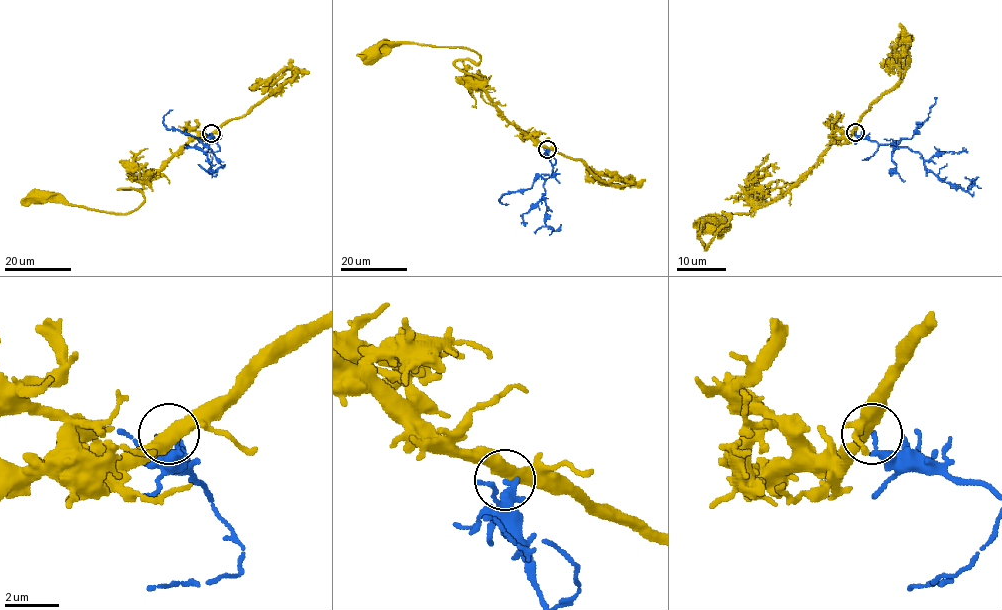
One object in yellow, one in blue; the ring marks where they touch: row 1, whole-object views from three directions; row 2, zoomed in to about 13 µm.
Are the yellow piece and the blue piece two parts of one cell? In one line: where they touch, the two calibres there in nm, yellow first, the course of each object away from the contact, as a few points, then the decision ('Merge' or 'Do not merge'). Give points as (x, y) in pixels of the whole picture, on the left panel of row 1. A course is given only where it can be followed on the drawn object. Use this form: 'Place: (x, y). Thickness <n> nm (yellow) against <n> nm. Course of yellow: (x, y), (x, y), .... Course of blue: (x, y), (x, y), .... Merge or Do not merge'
Place: (211, 133). Thickness 480 nm (yellow) against 160 nm. Course of yellow: (211, 133), (191, 138), (142, 188), (118, 189), (134, 187), (142, 194), (144, 201), (125, 213), (35, 197). Course of blue: (211, 133), (217, 142), (208, 145), (208, 172), (215, 172), (225, 164). Do not merge

